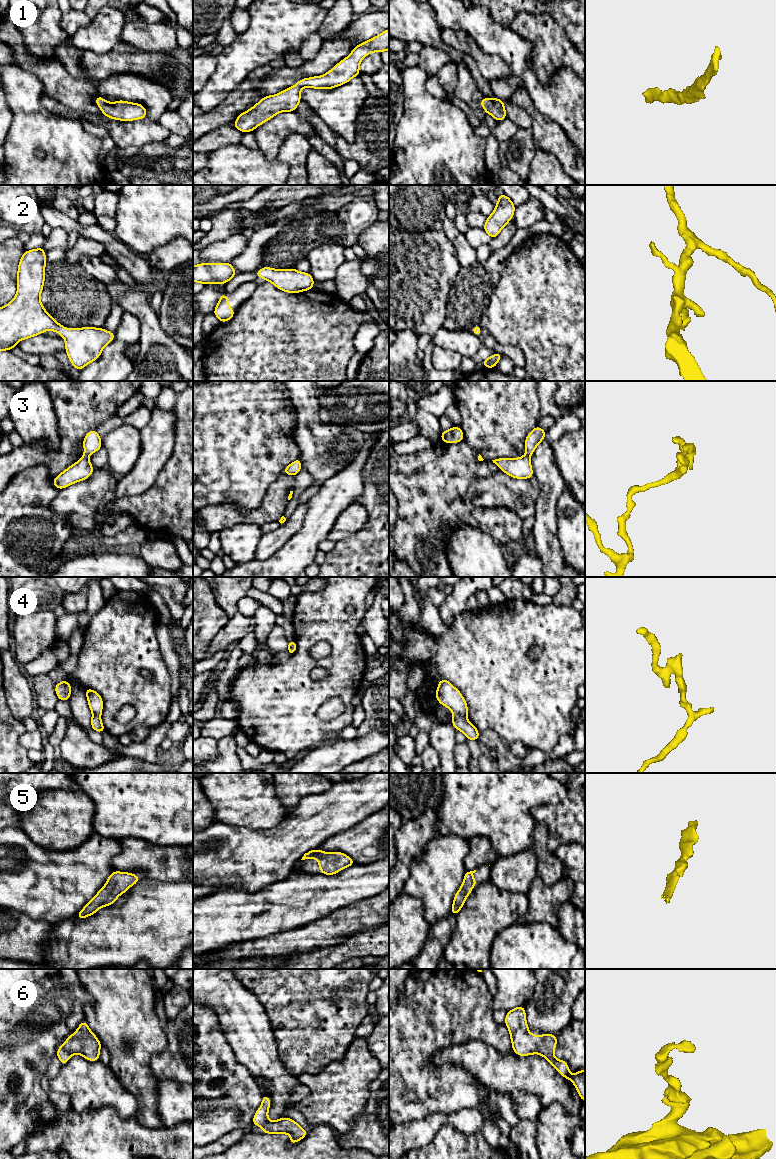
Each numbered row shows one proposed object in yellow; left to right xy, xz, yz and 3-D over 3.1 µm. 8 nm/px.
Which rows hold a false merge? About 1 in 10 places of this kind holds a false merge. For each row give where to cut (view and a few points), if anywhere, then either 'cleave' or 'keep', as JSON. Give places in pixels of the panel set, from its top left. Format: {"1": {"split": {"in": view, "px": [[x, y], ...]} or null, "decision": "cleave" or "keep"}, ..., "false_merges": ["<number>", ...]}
{"1": {"split": null, "decision": "keep"}, "2": {"split": null, "decision": "keep"}, "3": {"split": null, "decision": "keep"}, "4": {"split": null, "decision": "keep"}, "5": {"split": null, "decision": "keep"}, "6": {"split": null, "decision": "keep"}, "false_merges": []}

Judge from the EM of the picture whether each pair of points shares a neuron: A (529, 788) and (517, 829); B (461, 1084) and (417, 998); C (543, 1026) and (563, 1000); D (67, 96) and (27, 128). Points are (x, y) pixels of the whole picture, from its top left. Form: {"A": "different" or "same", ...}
{"A": "same", "B": "same", "C": "same", "D": "different"}

